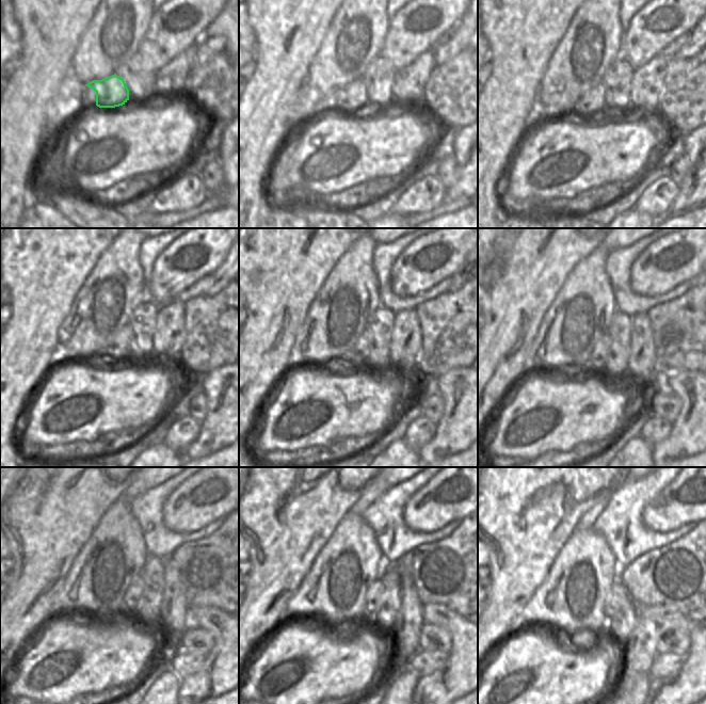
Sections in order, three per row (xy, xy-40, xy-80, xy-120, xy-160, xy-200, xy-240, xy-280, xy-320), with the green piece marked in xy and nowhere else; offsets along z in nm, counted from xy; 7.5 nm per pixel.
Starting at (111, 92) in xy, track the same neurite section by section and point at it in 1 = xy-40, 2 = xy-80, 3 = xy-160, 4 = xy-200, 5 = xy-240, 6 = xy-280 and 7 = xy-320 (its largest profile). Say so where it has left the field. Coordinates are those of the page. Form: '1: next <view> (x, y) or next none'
1: next xy-40 (353, 97)
2: next xy-80 (591, 104)
3: next xy-160 (356, 356)
4: next xy-200 (596, 362)
5: next xy-240 (131, 596)
6: next xy-280 (373, 596)
7: next xy-320 (618, 596)

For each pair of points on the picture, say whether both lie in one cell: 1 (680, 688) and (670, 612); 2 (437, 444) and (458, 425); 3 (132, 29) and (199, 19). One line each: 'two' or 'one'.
1: one
2: one
3: two

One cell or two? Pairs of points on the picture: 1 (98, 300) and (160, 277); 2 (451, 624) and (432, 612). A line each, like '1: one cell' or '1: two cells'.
1: two cells
2: one cell

